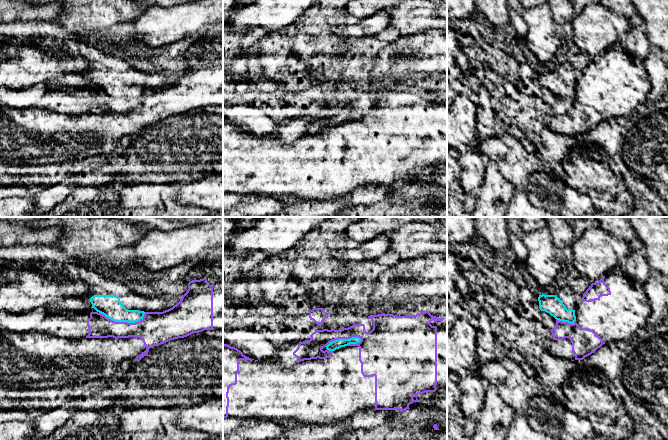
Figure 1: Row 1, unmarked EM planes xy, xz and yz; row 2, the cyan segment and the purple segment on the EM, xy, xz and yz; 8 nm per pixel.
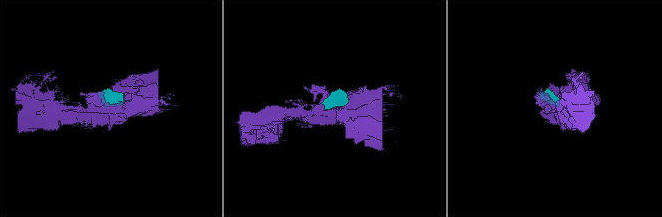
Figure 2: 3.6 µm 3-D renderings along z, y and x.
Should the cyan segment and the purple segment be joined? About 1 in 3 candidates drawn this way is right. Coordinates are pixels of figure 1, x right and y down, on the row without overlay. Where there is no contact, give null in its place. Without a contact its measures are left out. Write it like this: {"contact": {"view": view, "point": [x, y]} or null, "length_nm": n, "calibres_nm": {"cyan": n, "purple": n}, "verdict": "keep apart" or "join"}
{"contact": {"view": "xy", "point": [123, 97]}, "length_nm": 380, "calibres_nm": {"cyan": 180, "purple": 240}, "verdict": "keep apart"}

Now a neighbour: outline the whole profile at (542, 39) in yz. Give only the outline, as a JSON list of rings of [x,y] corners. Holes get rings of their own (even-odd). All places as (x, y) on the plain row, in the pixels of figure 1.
[[[548,2],[523,11],[528,26],[525,37],[521,40],[537,57],[541,64],[556,60],[556,52],[561,46],[558,24],[551,16]]]

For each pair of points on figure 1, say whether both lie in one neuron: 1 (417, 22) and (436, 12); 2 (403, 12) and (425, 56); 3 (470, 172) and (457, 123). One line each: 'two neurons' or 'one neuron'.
1: one neuron
2: two neurons
3: one neuron

